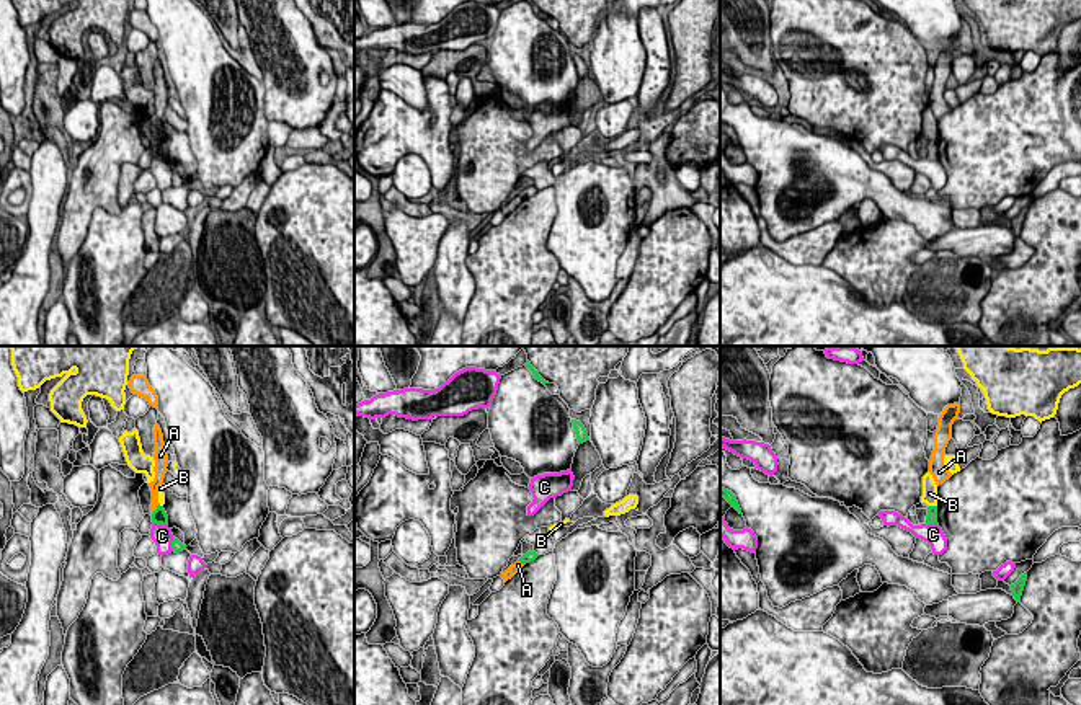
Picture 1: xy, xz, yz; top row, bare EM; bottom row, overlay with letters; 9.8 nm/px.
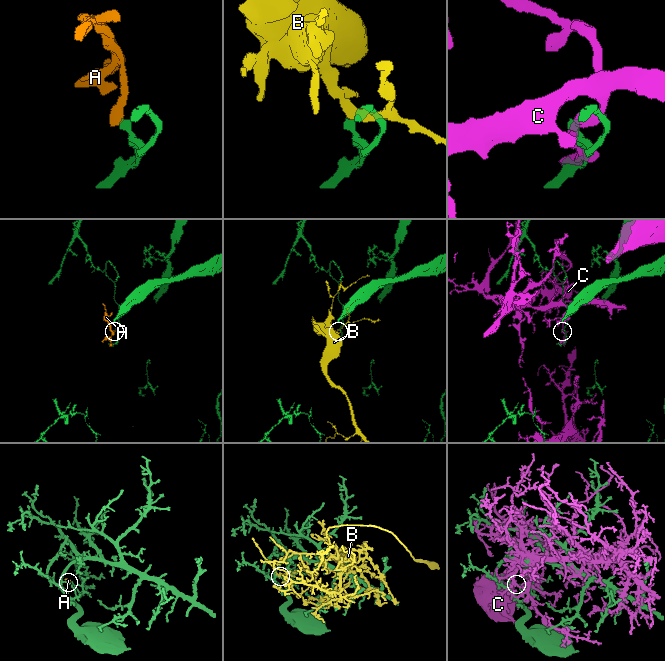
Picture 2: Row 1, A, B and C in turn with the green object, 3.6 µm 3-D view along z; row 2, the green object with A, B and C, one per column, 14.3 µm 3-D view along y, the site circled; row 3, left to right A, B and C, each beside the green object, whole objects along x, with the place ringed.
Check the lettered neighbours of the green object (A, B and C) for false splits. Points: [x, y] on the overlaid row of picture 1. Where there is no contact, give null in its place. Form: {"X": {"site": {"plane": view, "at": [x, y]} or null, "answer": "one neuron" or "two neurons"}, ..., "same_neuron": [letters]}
{"A": {"site": {"plane": "xy", "at": [155, 509]}, "answer": "two neurons"}, "B": {"site": {"plane": "yz", "at": [933, 506]}, "answer": "two neurons"}, "C": {"site": {"plane": "xy", "at": [160, 523]}, "answer": "two neurons"}, "same_neuron": []}

